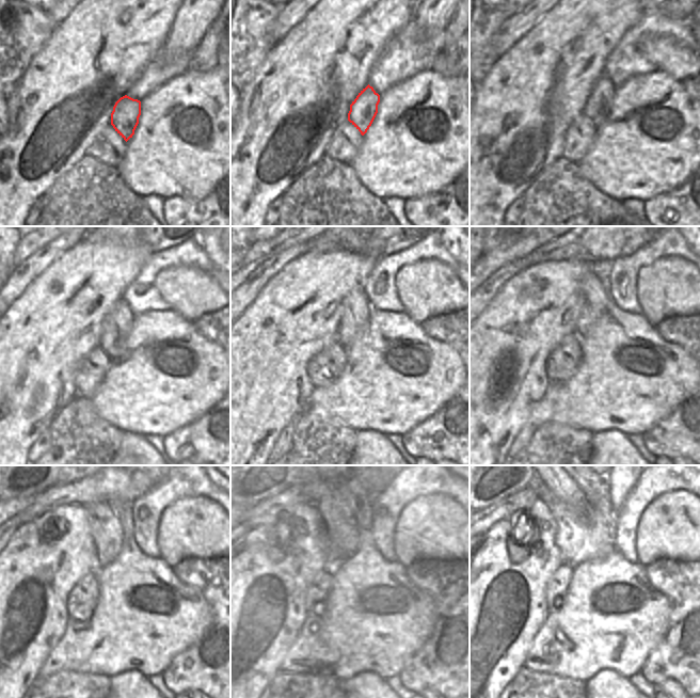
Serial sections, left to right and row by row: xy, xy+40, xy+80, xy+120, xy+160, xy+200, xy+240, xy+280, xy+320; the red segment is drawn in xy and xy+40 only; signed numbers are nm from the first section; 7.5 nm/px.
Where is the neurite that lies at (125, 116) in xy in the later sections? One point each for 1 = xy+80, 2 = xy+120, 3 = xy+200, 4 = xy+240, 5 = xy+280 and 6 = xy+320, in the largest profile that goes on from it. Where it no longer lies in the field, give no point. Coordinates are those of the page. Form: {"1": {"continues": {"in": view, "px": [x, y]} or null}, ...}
{"1": {"continues": {"in": "xy+80", "px": [598, 107]}}, "2": {"continues": {"in": "xy+120", "px": [116, 327]}}, "3": {"continues": {"in": "xy+200", "px": [591, 301]}}, "4": {"continues": {"in": "xy+240", "px": [106, 528]}}, "5": {"continues": {"in": "xy+280", "px": [329, 501]}}, "6": {"continues": {"in": "xy+320", "px": [562, 487]}}}

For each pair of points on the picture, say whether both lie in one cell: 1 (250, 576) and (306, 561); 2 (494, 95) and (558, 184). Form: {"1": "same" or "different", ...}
{"1": "same", "2": "different"}

